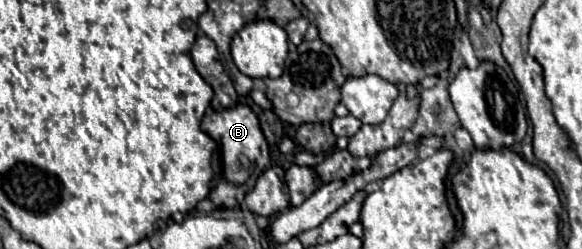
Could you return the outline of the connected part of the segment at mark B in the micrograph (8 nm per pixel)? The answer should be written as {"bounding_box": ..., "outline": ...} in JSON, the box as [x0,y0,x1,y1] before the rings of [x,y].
{"bounding_box":[201,103,265,209],"outline":[[[239,103],[235,109],[213,111],[205,115],[201,121],[201,129],[217,141],[217,145],[221,147],[221,157],[223,157],[223,175],[221,175],[221,181],[211,189],[209,199],[217,207],[225,207],[225,209],[239,207],[243,197],[253,189],[257,177],[261,175],[257,157],[261,155],[261,145],[265,143],[265,137],[259,127],[259,121],[247,105]]]}

